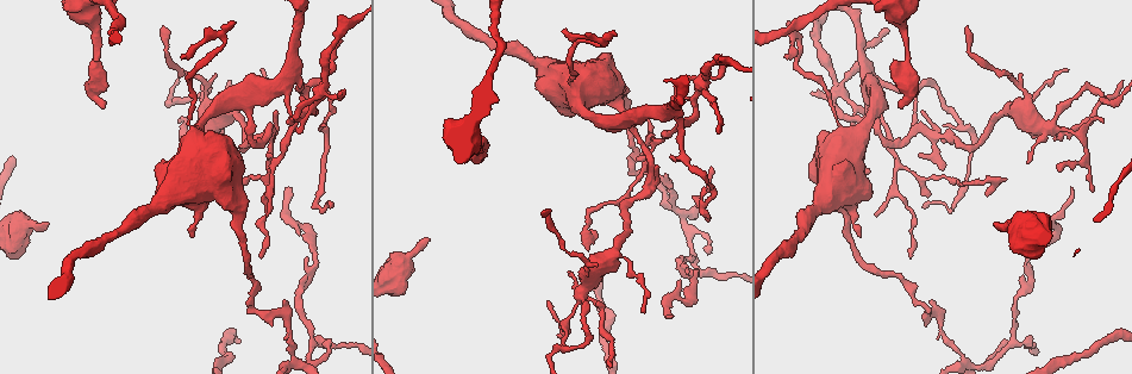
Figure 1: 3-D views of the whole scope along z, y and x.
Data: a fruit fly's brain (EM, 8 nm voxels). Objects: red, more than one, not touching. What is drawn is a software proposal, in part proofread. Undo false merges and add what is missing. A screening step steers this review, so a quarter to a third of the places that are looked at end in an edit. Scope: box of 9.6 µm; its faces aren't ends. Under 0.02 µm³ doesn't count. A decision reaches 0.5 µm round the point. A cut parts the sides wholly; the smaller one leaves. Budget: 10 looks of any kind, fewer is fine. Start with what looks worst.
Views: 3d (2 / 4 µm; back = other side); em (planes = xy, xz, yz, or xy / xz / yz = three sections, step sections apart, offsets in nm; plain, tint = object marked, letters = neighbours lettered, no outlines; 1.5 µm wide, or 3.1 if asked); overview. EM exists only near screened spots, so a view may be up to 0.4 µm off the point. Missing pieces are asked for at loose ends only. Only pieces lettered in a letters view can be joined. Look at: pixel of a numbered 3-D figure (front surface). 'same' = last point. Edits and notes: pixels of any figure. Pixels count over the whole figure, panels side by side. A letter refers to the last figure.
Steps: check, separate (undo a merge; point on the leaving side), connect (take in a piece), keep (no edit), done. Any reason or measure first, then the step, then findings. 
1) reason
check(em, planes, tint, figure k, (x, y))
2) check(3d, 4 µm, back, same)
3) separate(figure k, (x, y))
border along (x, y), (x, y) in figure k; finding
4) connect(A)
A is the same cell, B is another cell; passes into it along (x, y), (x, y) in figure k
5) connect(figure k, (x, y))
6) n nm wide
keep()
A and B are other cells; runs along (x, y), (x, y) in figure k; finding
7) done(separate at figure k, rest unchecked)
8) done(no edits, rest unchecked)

an open end
check(em, planes, letters, figure 1, (427, 240))

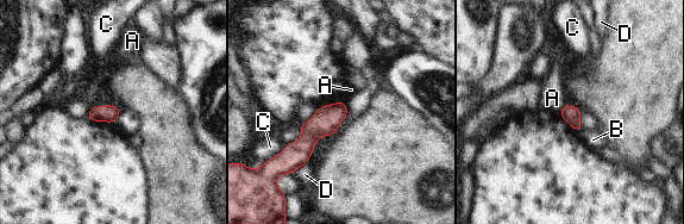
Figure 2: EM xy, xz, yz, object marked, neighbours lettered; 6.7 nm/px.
keep()
A, B, C and D are other cells; border along (565, 103), (558, 112) in figure 2; none of them fits

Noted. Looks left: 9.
a fork
check(3d, 4 µm, figure 1, (838, 89))

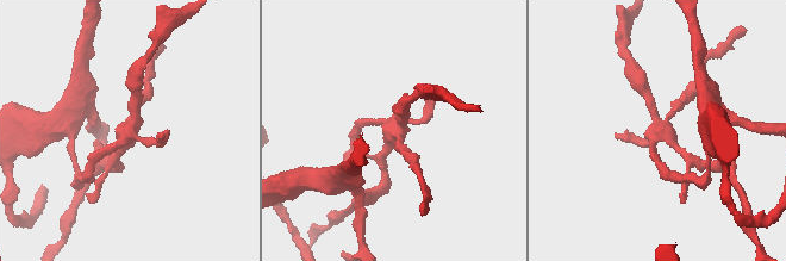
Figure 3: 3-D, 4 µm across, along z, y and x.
check(em, xz, step 4, tint, figure 3, (659, 129))

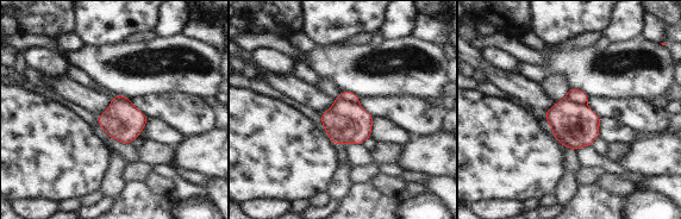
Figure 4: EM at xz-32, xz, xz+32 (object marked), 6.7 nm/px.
another direction
check(em, planes, letters, same)

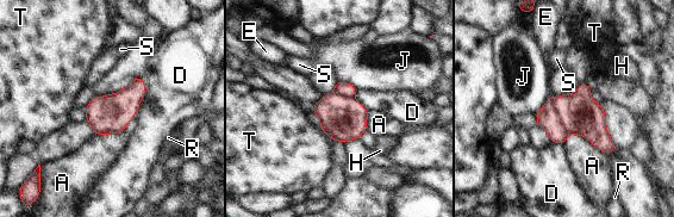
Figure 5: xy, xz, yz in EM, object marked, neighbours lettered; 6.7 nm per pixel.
260 nm wide
separate(figure 5, (580, 115))
A, D, E, H, J, R, S and T are other cells; a second neuron is stuck on

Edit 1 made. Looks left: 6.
thin end
check(3d, 4 µm, figure 1, (290, 189))

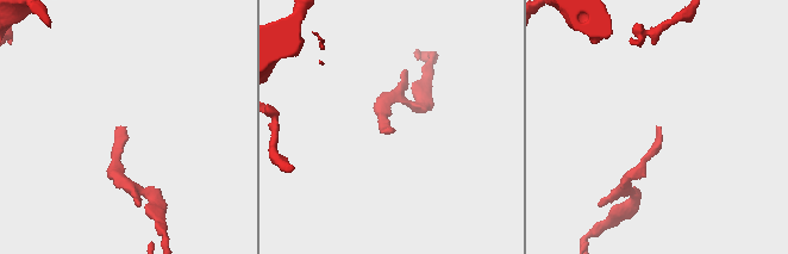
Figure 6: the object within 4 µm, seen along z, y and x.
check(em, yz, step 8, plain, figure 6, (656, 128))

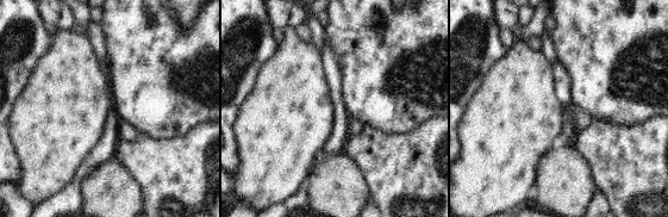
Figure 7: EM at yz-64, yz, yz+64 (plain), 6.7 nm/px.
check(em, yz, step 8, letters, same)

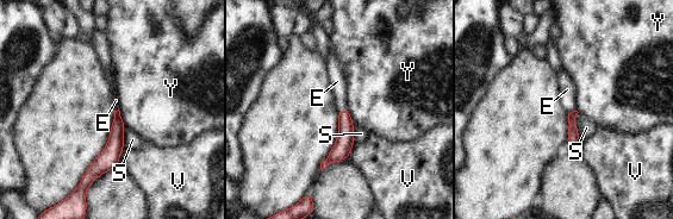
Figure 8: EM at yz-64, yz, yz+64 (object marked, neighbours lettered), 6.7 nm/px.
connect(E)
E is the same cell, S, V and Y are other cells; it goes on there

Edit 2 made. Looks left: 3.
thin neck
check(3d, 4 µm, figure 1, (801, 41))

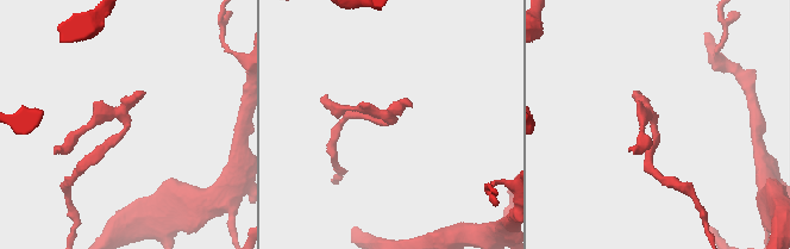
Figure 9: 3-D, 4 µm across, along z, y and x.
check(em, planes, tint, figure 9, (390, 120))

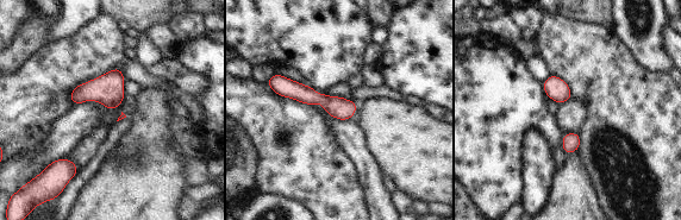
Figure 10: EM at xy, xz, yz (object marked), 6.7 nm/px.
check(em, planes, letters, same)

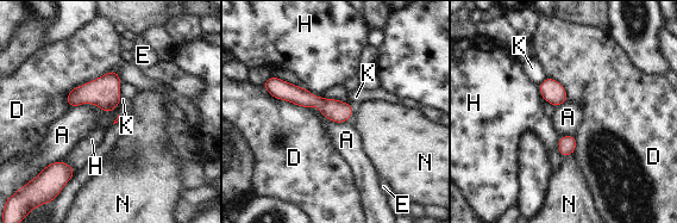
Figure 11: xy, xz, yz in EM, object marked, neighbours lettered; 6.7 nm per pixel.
keep()
A, D, E, H, K and N are other cells; border along (309, 107), (348, 121) in figure 11; all the same neuron

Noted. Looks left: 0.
done(separate at figure 5, connect at figure 8, rest unchecked)

